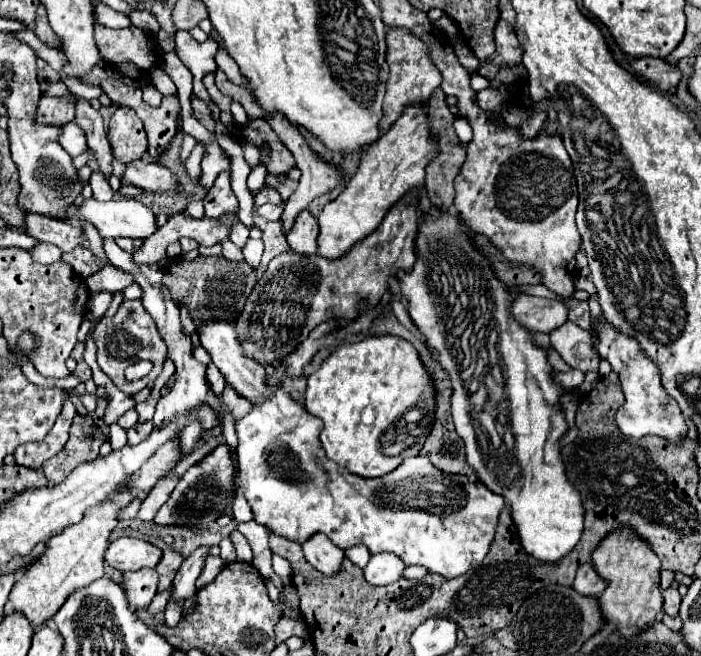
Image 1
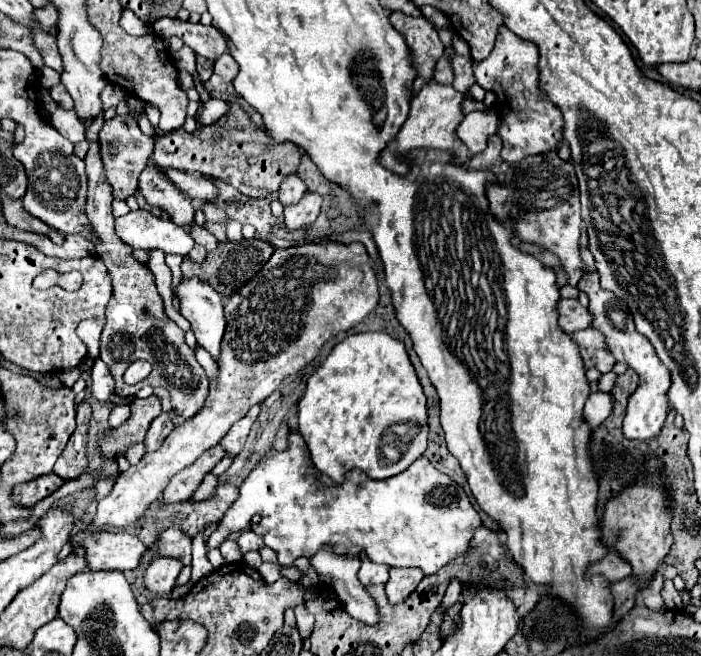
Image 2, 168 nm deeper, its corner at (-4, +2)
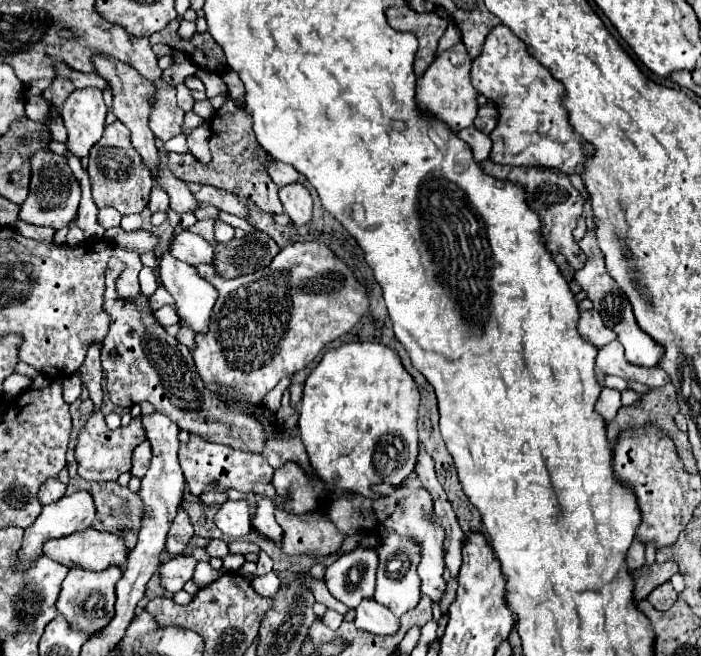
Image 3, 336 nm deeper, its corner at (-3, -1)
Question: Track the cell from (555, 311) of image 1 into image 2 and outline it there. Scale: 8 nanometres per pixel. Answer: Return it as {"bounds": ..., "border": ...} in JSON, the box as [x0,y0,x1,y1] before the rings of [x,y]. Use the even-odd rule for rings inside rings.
{"bounds":[557,300,591,334],"border":[[[559,300],[557,314],[559,314],[559,326],[567,334],[573,334],[575,330],[583,330],[591,326],[589,310],[583,308],[577,300]]]}

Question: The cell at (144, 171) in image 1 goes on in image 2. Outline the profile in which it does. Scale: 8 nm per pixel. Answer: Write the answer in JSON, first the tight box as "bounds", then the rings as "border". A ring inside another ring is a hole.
{"bounds":[161,168,217,200],"border":[[[165,168],[161,170],[167,180],[171,180],[181,192],[185,192],[189,198],[195,198],[195,200],[211,200],[217,196],[217,190],[213,188],[213,184],[203,178],[203,176],[193,176],[189,172],[183,172],[183,170],[173,170],[173,168]]]}

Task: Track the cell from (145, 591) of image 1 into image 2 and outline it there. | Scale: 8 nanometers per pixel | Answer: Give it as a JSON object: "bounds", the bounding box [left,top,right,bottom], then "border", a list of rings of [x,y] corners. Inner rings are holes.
{"bounds":[143,556,183,596],"border":[[[155,556],[155,560],[147,566],[147,570],[143,574],[145,590],[149,590],[157,596],[169,596],[169,592],[175,588],[175,580],[177,580],[181,568],[183,568],[183,564],[175,562],[173,558]]]}

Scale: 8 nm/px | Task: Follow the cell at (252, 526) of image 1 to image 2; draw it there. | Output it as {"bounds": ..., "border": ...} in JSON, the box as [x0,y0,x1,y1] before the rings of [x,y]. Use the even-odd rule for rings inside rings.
{"bounds":[237,528,265,552],"border":[[[247,528],[245,532],[241,532],[241,536],[237,538],[237,544],[241,546],[241,550],[243,550],[243,552],[247,552],[247,550],[261,550],[261,548],[265,548],[263,538],[259,538],[259,534],[255,534],[251,528]]]}

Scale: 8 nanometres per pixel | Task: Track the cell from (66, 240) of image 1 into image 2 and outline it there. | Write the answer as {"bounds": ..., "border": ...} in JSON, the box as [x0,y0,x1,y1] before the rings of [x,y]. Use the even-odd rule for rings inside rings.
{"bounds":[3,200,53,234],"border":[[[3,200],[3,216],[5,222],[19,228],[19,230],[27,230],[27,232],[37,232],[37,234],[49,234],[53,228],[47,226],[45,222],[41,222],[39,218],[31,216],[29,212],[23,210],[21,200]]]}

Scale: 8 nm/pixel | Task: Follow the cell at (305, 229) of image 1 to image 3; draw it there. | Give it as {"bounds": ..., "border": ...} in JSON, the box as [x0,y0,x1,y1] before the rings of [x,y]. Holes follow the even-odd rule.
{"bounds":[278,183,312,227],"border":[[[290,183],[286,187],[280,187],[278,195],[286,215],[296,227],[306,225],[312,219],[312,197],[302,183]]]}

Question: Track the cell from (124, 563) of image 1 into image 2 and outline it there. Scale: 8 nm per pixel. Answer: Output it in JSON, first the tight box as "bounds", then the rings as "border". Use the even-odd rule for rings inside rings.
{"bounds":[73,530,147,570],"border":[[[81,530],[73,536],[73,546],[83,546],[87,550],[87,566],[91,570],[135,570],[141,564],[141,556],[147,552],[147,544],[143,544],[137,536],[129,532],[99,532],[89,534]]]}

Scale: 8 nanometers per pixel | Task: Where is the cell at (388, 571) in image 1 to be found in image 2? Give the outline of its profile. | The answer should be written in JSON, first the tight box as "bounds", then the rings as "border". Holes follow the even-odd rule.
{"bounds":[359,558,389,584],"border":[[[361,558],[361,570],[359,570],[359,576],[361,576],[361,584],[385,584],[387,578],[389,578],[389,568],[385,564],[377,564],[377,562],[371,562],[369,558]]]}

